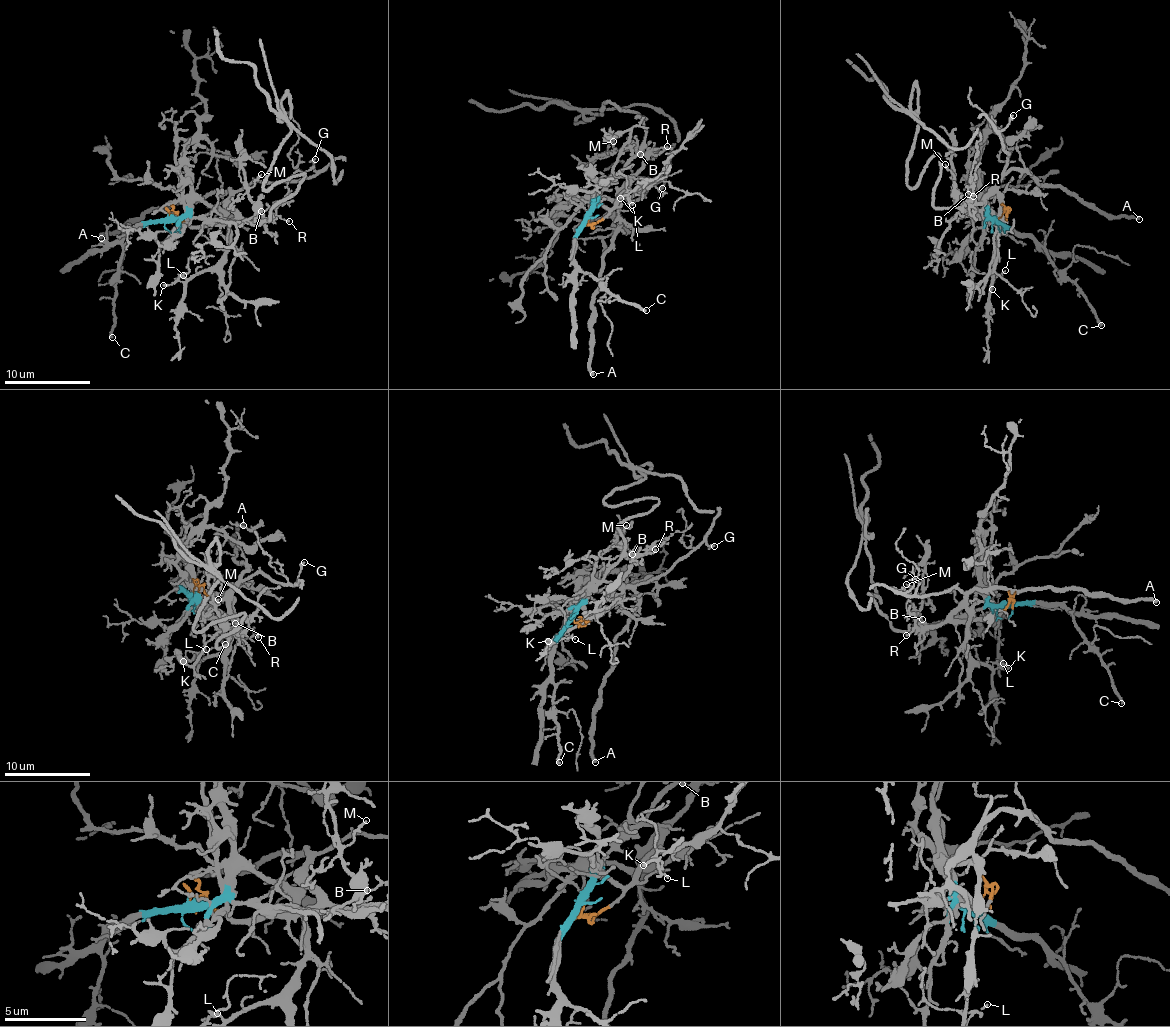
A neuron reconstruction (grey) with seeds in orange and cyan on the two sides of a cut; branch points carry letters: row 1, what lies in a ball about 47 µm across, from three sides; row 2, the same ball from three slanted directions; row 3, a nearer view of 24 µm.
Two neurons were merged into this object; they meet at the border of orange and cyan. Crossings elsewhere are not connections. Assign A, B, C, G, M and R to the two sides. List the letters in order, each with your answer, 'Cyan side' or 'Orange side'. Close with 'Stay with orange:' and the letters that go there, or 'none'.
A: Orange side
B: Orange side
C: Cyan side
G: Orange side
M: Orange side
R: Orange side
Stay with orange: A, B, G, M, R

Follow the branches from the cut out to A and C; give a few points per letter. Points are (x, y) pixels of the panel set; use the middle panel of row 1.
A: (590, 218), (588, 224), (610, 212), (631, 180), (618, 197), (620, 229), (604, 254), (592, 310), (594, 374)
C: (588, 218), (576, 236), (574, 262), (602, 287), (646, 309)

